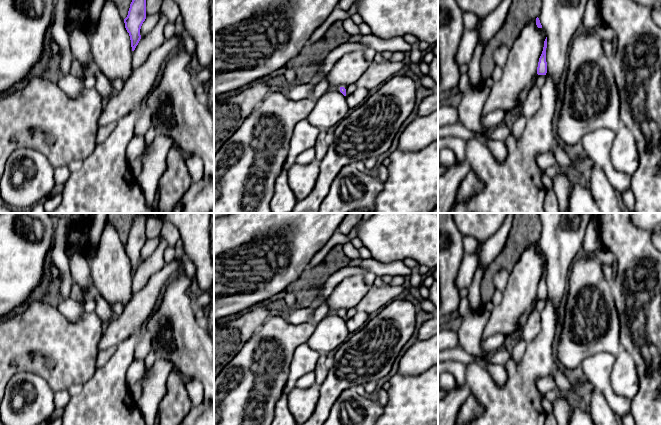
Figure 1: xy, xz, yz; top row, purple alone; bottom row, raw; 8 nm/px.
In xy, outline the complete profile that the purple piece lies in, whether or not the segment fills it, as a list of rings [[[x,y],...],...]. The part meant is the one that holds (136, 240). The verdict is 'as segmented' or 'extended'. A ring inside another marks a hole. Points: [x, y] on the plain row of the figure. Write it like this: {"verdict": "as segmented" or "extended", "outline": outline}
{"verdict": "as segmented", "outline": [[[138,215],[130,228],[127,241],[124,243],[125,252],[129,257],[132,275],[138,269],[141,259],[140,253],[146,243],[146,217]]]}

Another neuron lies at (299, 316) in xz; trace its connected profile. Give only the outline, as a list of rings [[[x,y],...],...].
[[[311,307],[299,308],[291,312],[286,320],[293,325],[300,325],[310,322],[312,313],[313,310]]]

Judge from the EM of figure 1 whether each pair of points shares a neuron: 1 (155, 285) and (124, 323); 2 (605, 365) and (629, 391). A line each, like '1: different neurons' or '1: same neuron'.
1: same neuron
2: different neurons

